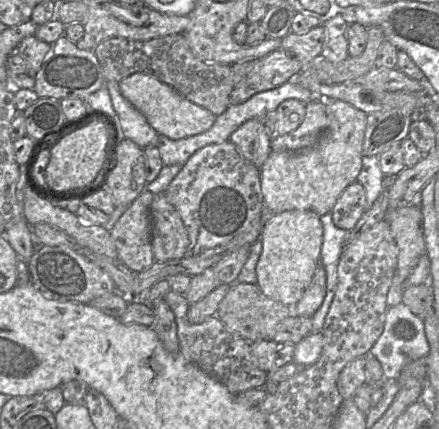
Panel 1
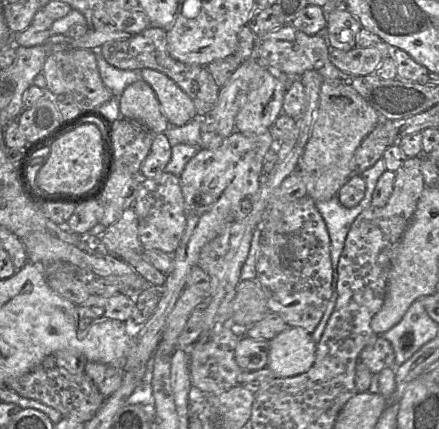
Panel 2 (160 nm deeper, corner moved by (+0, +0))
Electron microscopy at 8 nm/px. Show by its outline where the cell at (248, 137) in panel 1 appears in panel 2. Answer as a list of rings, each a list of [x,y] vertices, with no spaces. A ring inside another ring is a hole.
[[[265,69],[261,83],[249,91],[236,116],[235,130],[244,134],[262,134],[270,130],[276,118],[283,113],[289,77],[284,73],[275,76]]]

